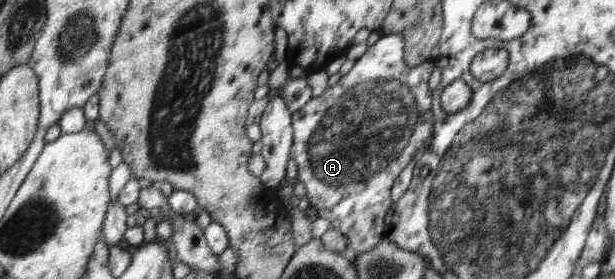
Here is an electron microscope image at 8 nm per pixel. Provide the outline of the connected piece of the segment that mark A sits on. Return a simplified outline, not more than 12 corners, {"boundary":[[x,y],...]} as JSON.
{"boundary":[[383,34],[291,114],[298,180],[349,241],[433,135],[430,69]]}

